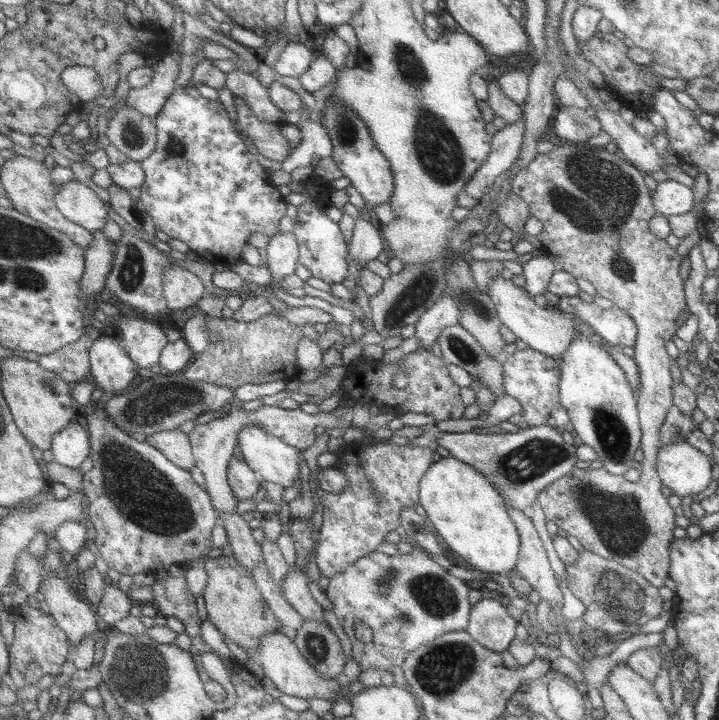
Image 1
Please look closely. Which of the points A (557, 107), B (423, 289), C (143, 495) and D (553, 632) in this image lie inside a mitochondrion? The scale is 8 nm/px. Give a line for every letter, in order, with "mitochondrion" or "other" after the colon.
A: other
B: mitochondrion
C: mitochondrion
D: other

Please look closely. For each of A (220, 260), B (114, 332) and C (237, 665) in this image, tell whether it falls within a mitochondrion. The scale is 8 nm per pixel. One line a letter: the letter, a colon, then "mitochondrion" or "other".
A: other
B: other
C: other

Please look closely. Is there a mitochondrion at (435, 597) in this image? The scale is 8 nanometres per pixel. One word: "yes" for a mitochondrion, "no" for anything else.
yes

